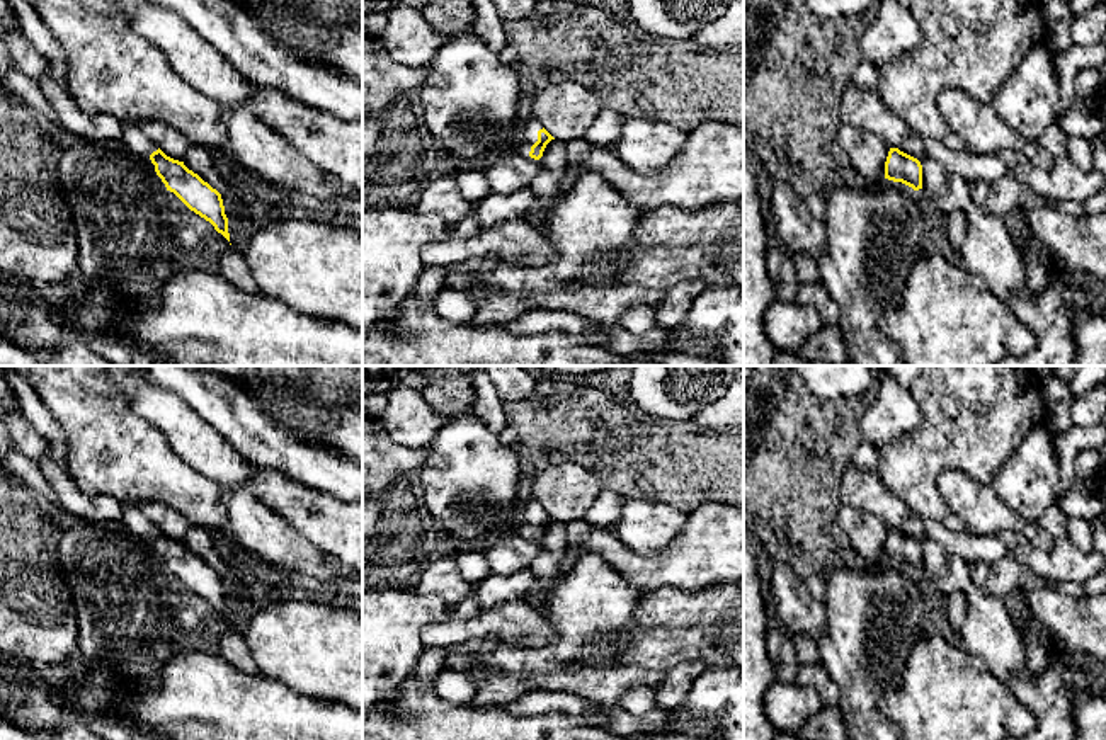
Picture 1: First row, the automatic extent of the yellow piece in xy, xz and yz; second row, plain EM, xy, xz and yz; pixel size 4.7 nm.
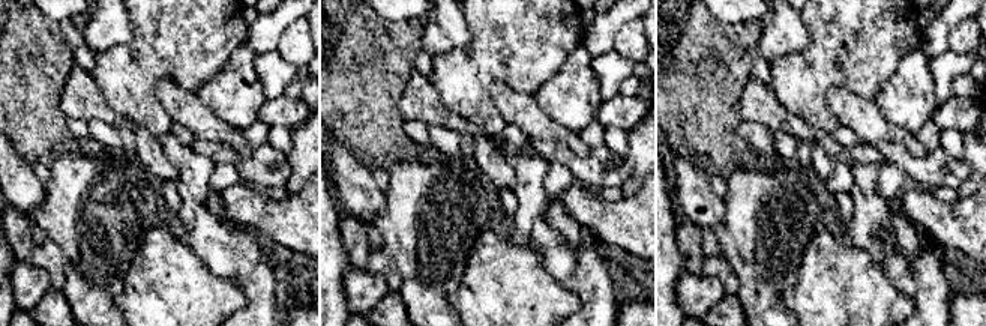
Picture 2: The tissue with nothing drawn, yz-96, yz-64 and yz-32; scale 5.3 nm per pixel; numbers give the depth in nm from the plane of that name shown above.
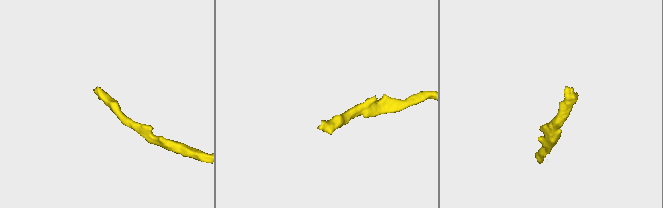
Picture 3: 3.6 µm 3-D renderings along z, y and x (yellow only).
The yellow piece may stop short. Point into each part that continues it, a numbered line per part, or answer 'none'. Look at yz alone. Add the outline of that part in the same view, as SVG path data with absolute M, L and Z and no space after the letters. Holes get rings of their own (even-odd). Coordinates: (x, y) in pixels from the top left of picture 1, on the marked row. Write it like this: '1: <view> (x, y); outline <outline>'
none

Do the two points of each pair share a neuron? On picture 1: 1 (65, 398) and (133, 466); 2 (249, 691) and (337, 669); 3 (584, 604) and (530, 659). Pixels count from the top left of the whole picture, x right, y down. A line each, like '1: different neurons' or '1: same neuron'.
1: same neuron
2: different neurons
3: same neuron

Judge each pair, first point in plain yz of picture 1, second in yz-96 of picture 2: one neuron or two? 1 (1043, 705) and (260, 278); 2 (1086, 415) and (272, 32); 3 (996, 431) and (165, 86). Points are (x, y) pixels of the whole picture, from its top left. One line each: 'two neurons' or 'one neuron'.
1: one neuron
2: two neurons
3: two neurons

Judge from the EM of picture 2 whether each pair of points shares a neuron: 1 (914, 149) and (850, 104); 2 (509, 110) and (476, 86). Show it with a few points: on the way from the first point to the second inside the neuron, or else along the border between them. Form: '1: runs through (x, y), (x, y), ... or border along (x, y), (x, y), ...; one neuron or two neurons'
1: runs through (898, 134), (874, 128), (866, 120); one neuron
2: border along (496, 81), (491, 99), (506, 123); two neurons

